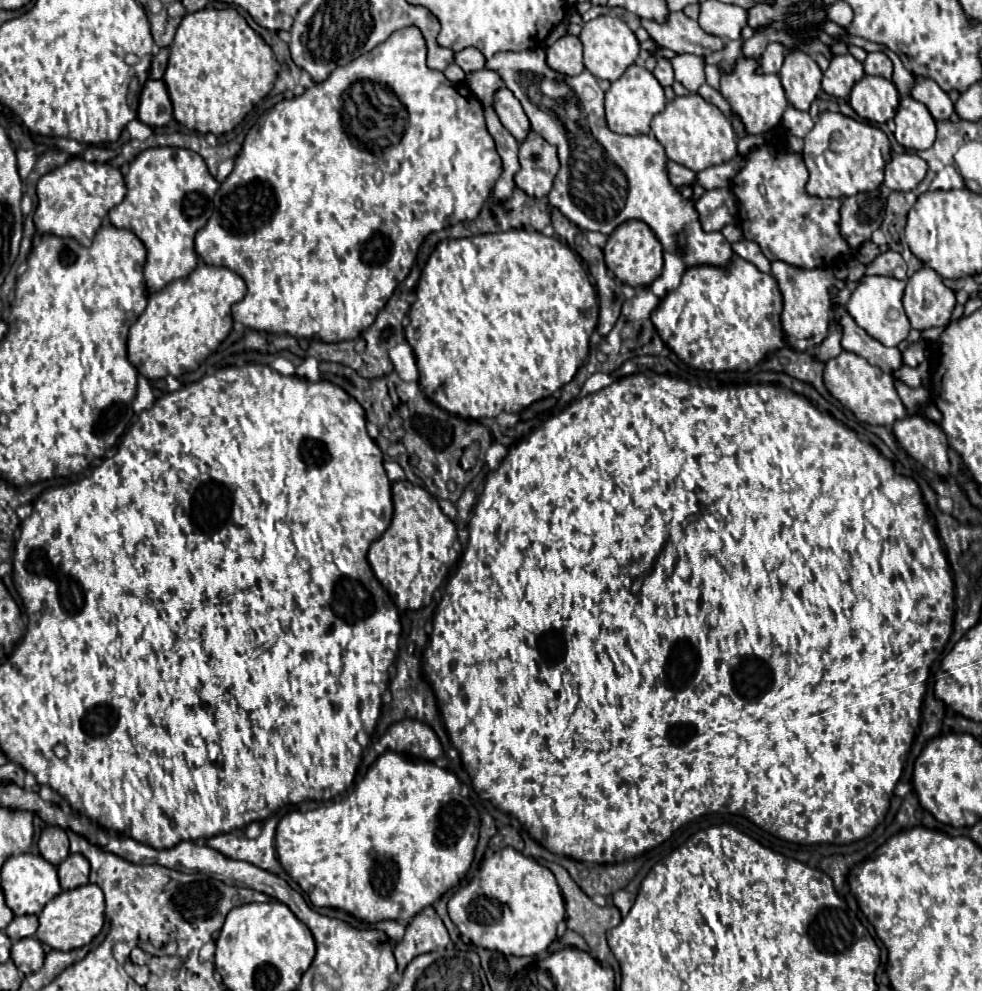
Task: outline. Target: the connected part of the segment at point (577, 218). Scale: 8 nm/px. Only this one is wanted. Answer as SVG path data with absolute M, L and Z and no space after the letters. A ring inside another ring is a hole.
M541 47L519 53L497 53L487 61L487 69L499 71L507 89L523 105L533 131L557 147L561 169L555 175L549 203L579 229L609 235L617 225L637 219L649 225L663 249L679 253L681 259L687 261L687 267L725 267L731 263L731 257L735 255L731 243L719 231L705 233L697 221L697 213L693 213L693 203L687 201L673 185L669 185L669 179L665 177L667 157L661 143L651 135L619 135L607 127L603 89L587 69L575 77L561 77L547 67L545 51ZM543 77L551 77L557 83L567 83L575 91L581 115L575 121L569 119L569 125L549 109L543 111L531 101L529 87L537 85Z

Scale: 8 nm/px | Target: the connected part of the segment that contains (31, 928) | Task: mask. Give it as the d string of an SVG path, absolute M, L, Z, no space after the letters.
M37 915L15 917L15 919L13 919L13 921L7 925L5 933L7 933L7 935L9 935L9 939L15 943L15 941L19 941L19 939L33 937L33 935L35 935L35 931L37 931L37 925L39 925Z

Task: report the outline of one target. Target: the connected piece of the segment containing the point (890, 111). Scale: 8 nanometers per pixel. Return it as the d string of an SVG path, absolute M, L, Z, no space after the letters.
M865 75L861 81L853 85L849 105L861 119L885 123L895 117L899 105L899 91L893 85L893 81L885 77Z

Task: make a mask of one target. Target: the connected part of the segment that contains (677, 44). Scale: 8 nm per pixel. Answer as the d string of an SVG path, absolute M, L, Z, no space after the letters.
M683 11L671 13L667 23L655 23L641 19L641 25L647 29L651 39L663 47L669 47L675 53L693 53L693 55L711 55L723 47L723 39L705 33L697 21L689 19Z

